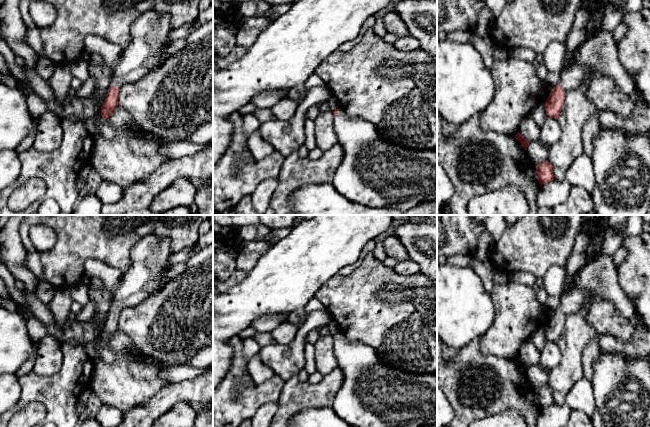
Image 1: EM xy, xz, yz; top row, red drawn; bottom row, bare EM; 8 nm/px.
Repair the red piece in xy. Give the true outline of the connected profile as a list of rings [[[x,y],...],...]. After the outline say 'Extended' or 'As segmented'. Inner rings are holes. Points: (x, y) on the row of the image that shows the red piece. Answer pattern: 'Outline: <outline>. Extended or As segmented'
Outline: [[[154,10],[147,11],[133,22],[129,44],[123,48],[121,59],[112,71],[110,87],[101,106],[101,116],[103,118],[109,118],[117,107],[119,91],[123,85],[140,80],[148,73],[158,69],[168,59],[163,56],[162,50],[171,43],[169,35],[172,30],[170,16]]]. Extended

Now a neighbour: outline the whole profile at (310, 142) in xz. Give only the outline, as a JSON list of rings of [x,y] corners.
[[[305,118],[304,132],[306,137],[304,145],[308,148],[309,151],[313,150],[315,147],[317,147],[316,139],[314,137],[314,121]]]

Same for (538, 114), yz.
[[[544,105],[537,106],[532,112],[531,117],[534,119],[537,126],[540,128],[546,120],[546,109]]]

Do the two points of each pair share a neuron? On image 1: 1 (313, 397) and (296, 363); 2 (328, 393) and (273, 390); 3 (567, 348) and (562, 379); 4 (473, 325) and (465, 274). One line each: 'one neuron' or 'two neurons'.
1: two neurons
2: two neurons
3: one neuron
4: one neuron

